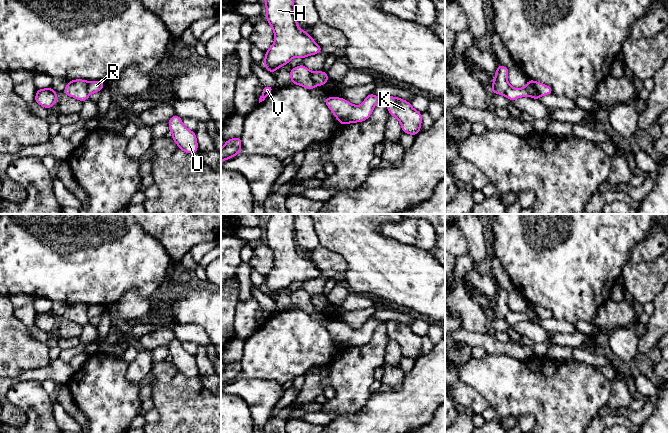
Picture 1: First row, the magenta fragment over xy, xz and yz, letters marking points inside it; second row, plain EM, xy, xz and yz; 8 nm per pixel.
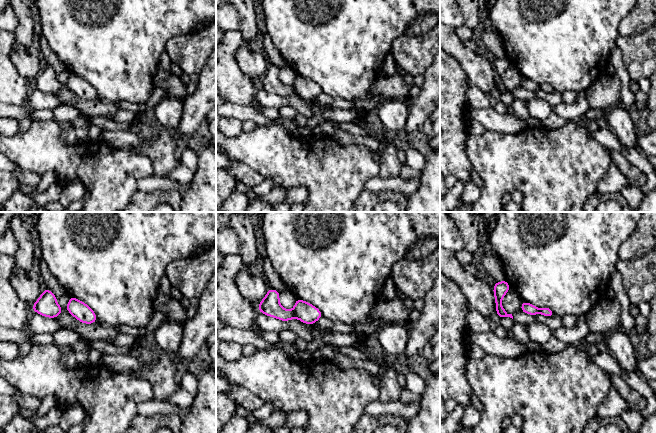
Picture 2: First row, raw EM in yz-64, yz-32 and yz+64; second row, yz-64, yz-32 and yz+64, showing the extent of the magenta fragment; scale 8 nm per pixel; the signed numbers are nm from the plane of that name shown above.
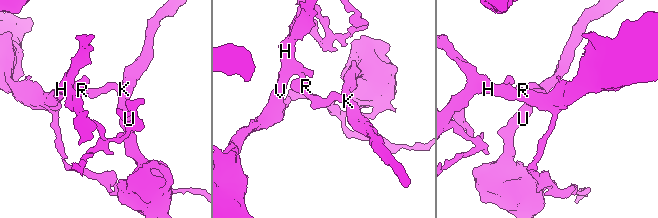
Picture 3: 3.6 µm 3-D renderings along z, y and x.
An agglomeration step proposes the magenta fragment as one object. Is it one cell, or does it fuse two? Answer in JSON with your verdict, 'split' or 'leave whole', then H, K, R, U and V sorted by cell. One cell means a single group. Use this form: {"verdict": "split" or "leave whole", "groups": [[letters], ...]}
{"verdict": "split", "groups": [["H", "R", "V"], ["K", "U"]]}

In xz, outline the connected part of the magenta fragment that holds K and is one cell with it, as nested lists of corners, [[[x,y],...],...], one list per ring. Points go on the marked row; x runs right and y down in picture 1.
[[[370,93],[359,106],[353,105],[340,97],[324,98],[324,102],[340,125],[367,120],[380,100],[385,101],[389,114],[400,121],[403,133],[416,136],[420,132],[422,113],[415,110],[410,102],[401,98],[394,96],[379,97]]]

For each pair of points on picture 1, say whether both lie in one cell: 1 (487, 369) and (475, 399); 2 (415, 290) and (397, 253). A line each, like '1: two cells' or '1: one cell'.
1: two cells
2: one cell

